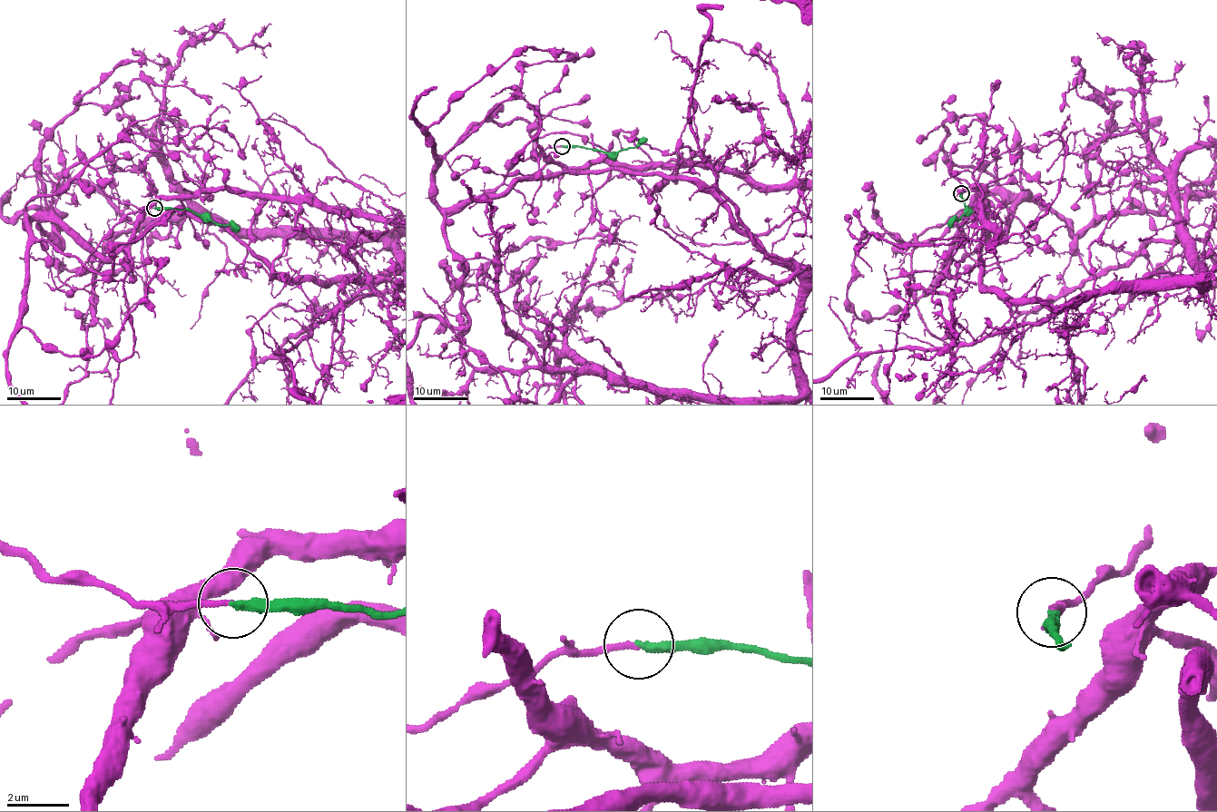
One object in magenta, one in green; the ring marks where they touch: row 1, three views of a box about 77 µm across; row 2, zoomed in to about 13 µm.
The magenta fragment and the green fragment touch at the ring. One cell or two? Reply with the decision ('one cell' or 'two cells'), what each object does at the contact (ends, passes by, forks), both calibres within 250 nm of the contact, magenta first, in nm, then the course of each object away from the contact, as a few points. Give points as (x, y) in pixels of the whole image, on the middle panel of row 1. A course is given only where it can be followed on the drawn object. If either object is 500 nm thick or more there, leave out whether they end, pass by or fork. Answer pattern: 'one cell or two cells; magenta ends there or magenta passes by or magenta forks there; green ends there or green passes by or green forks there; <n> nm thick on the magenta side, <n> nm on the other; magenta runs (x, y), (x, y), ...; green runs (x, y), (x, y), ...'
one cell; magenta ends there; green ends there; 180 nm thick on the magenta side, 300 nm on the other; magenta runs (562, 145), (458, 204), (564, 173), (687, 179), (766, 253), (703, 158), (691, 87), (708, 8), (809, 10); green runs (562, 145), (614, 152), (637, 147), (646, 138)

